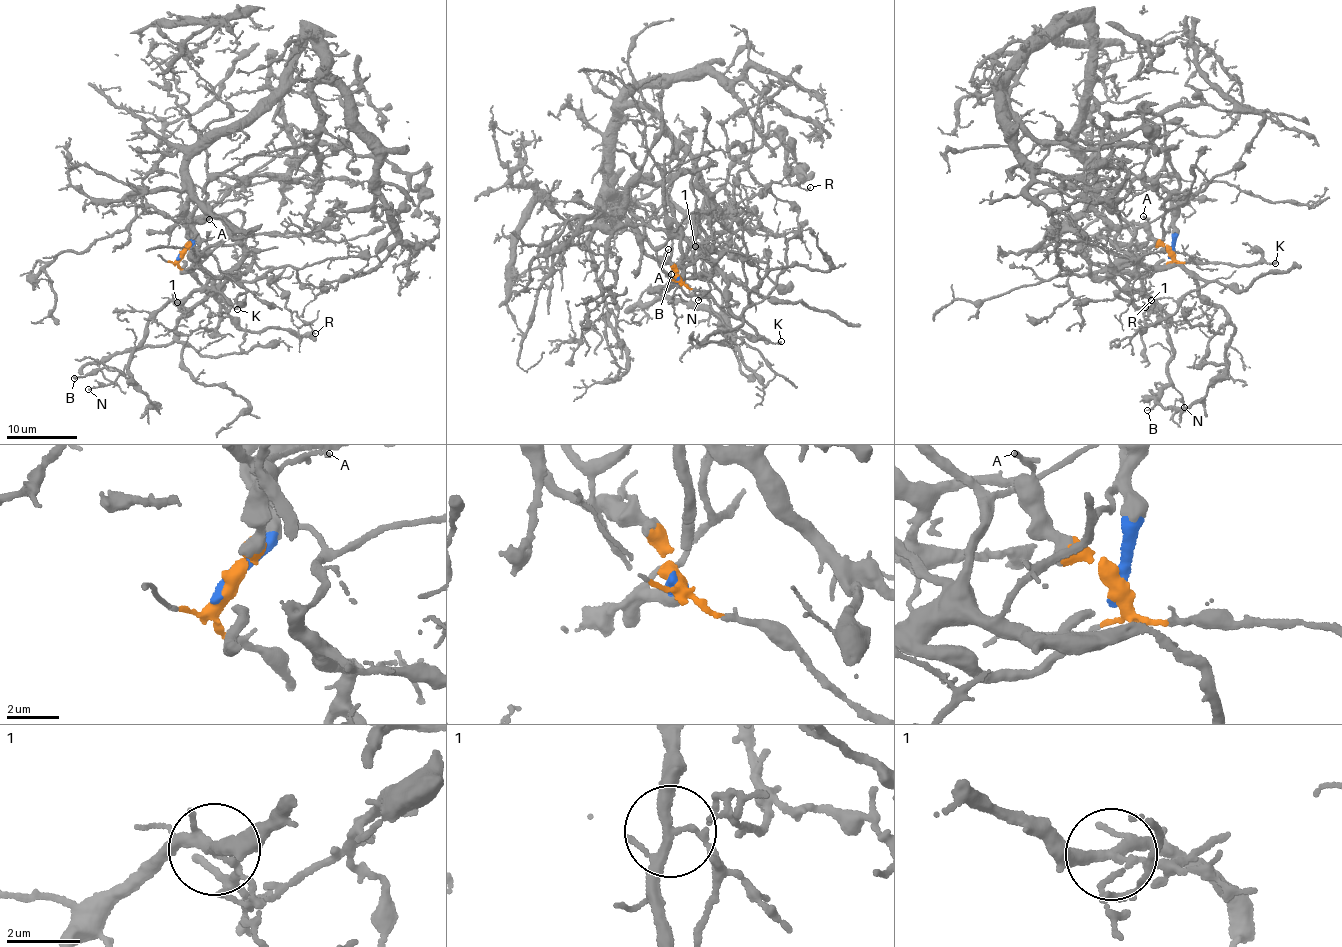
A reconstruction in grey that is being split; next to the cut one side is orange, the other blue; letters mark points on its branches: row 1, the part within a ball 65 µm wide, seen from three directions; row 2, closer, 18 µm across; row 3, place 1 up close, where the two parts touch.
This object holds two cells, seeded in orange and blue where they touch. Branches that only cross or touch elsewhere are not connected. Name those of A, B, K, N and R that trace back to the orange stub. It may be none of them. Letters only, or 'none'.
A, K

